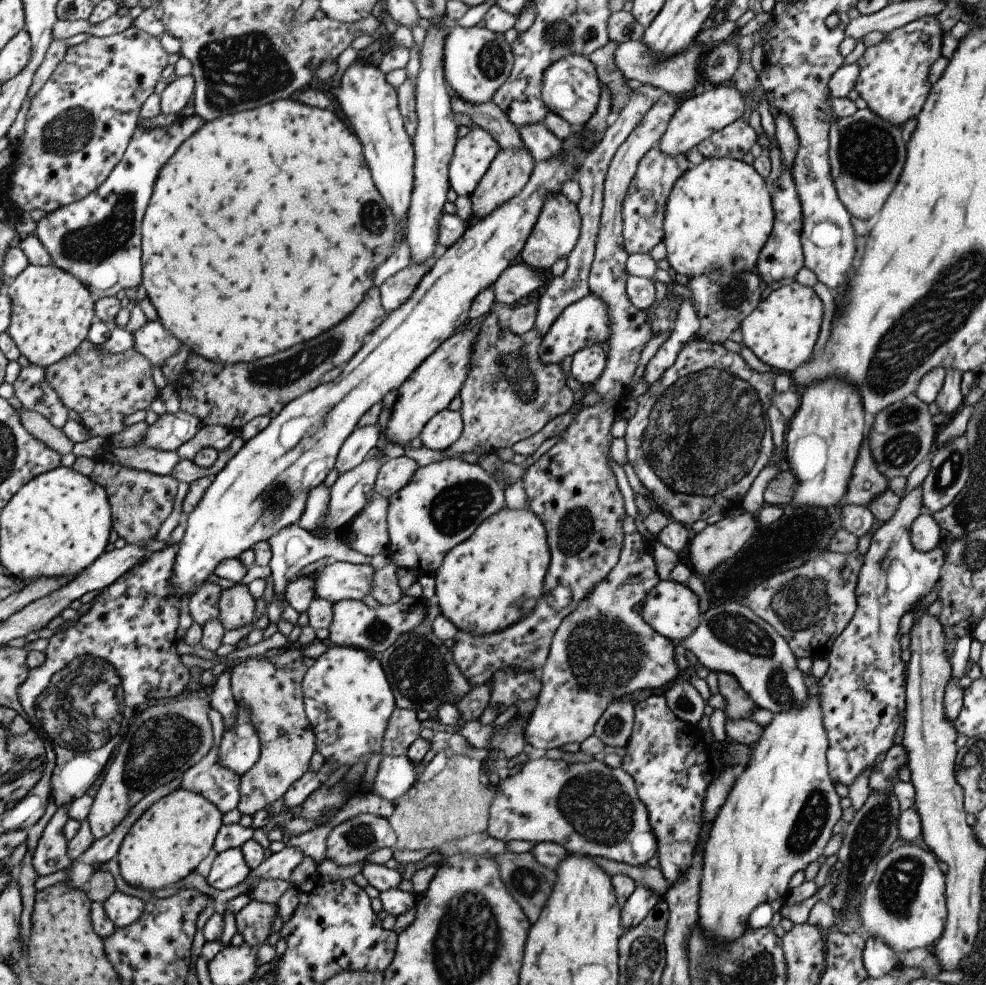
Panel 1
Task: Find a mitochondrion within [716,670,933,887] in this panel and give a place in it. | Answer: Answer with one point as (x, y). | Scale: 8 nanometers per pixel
(804, 829)

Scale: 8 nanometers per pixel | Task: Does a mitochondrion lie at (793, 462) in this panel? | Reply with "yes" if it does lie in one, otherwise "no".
no

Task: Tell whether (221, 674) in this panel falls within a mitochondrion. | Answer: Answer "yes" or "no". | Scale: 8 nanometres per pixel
no

